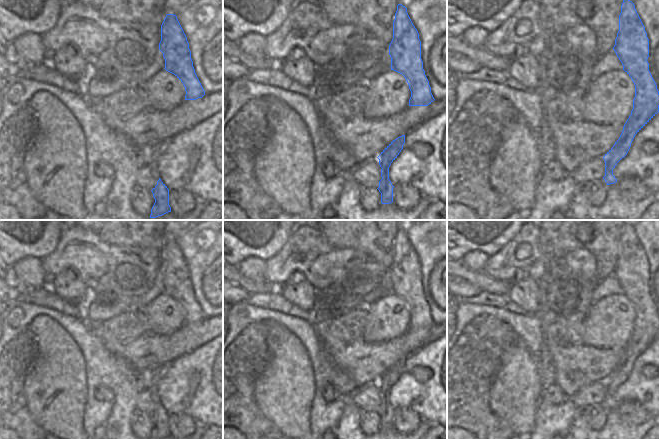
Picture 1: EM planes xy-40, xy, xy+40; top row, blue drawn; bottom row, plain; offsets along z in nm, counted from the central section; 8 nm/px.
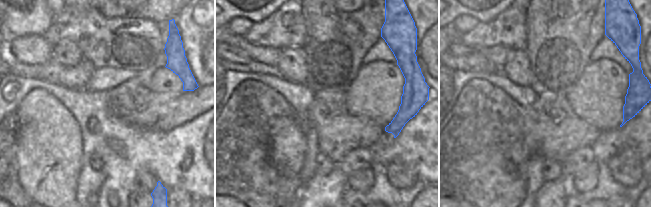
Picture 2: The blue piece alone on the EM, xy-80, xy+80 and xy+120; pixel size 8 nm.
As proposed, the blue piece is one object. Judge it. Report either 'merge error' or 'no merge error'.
no merge error

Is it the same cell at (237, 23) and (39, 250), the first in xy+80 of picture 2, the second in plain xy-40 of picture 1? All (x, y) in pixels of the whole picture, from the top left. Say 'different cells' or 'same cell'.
different cells

